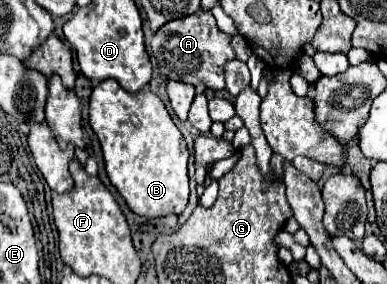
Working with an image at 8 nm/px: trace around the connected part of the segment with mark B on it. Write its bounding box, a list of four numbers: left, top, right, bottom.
[89,79,189,217]

